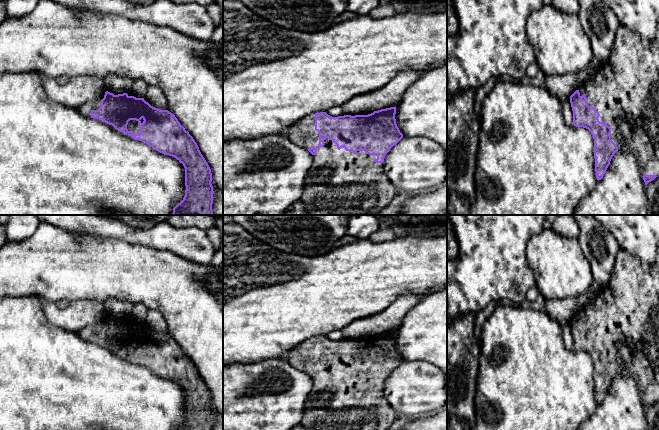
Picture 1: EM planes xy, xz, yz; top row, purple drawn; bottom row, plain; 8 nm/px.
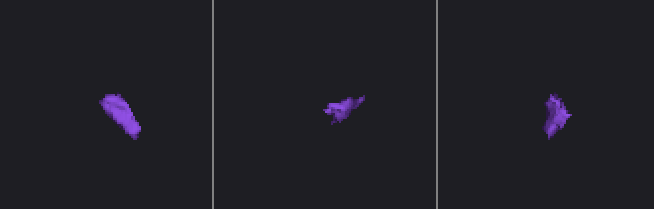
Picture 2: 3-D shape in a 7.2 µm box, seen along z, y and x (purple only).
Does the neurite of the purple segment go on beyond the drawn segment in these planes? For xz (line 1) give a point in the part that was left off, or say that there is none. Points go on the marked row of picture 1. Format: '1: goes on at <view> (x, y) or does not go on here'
1: goes on at xz (339, 182)

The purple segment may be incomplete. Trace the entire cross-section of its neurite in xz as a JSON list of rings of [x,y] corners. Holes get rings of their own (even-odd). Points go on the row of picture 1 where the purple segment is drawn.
[[[396,106],[374,111],[368,115],[344,115],[332,117],[326,112],[320,112],[306,116],[304,119],[300,120],[297,124],[291,127],[287,133],[288,138],[294,144],[308,150],[312,154],[312,165],[305,178],[302,196],[298,201],[292,204],[292,206],[283,215],[376,215],[387,205],[389,205],[395,197],[397,190],[385,175],[383,162],[390,149],[403,138],[403,134],[400,132],[396,124],[395,114]]]

